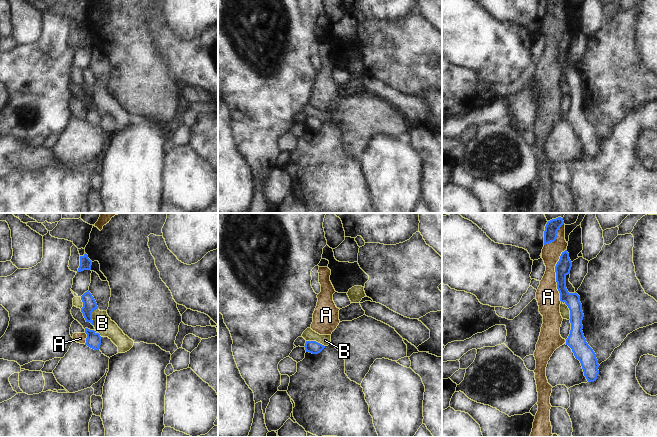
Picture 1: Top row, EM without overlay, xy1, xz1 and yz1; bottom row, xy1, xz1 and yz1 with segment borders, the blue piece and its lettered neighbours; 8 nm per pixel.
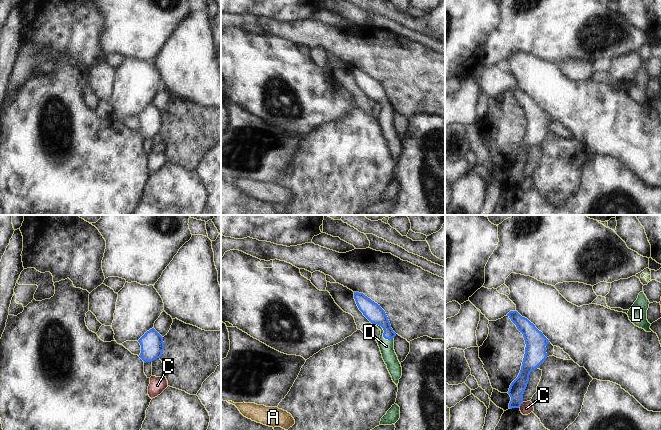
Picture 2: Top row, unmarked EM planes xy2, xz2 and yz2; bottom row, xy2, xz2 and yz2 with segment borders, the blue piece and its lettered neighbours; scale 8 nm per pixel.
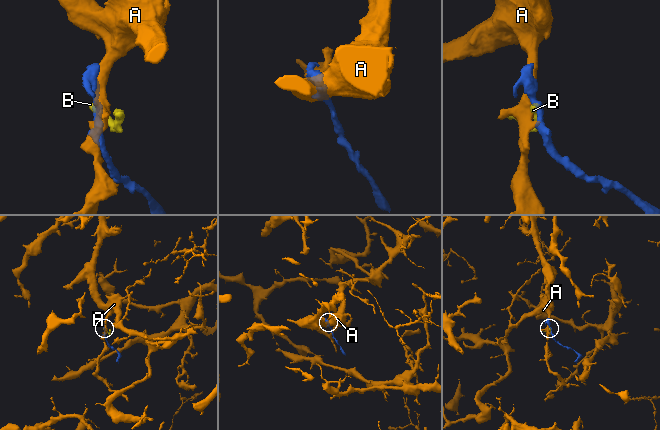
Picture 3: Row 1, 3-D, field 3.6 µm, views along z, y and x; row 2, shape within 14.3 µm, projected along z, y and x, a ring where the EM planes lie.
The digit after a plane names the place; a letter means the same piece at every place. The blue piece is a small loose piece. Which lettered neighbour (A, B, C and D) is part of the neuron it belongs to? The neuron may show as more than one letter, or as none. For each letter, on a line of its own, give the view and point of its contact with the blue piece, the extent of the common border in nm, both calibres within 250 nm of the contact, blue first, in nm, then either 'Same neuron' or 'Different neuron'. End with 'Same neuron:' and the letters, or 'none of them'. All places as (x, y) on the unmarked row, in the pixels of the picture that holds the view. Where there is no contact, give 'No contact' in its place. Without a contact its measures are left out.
A: Touches blue at yz1 (556, 52). Shared border 440 nm. Thickness 120 nm (blue) against 190 nm. Different neuron
B: Touches blue at xy1 (91, 92). Shared border 140 nm. Thickness 110 nm (blue) against 150 nm. Different neuron
C: Touches blue at yz2 (521, 179). Shared border 50 nm. Thickness 130 nm (blue) against 100 nm. Different neuron
D: Touches blue at xz2 (383, 109). Shared border 200 nm. Thickness 150 nm (blue) against 120 nm. Same neuron
Same neuron: D

